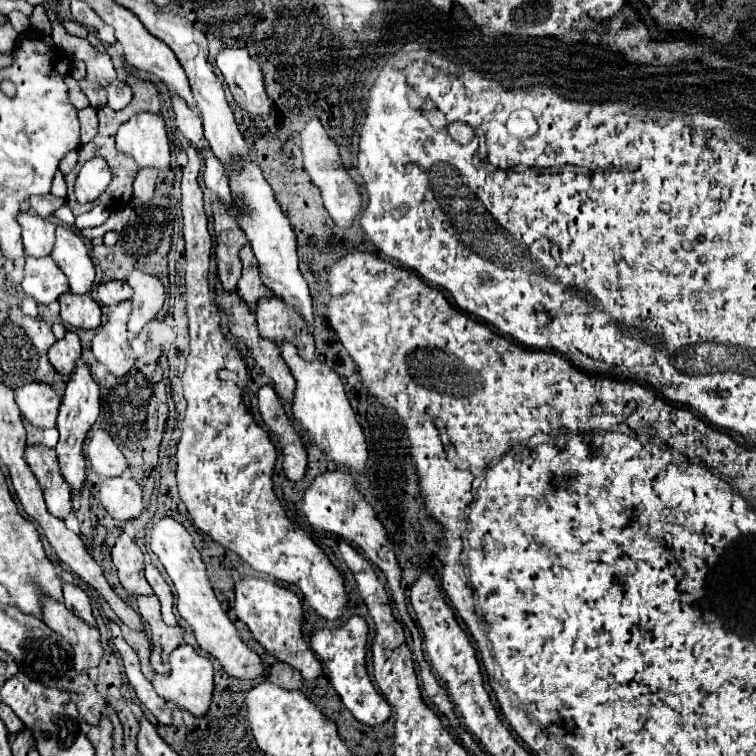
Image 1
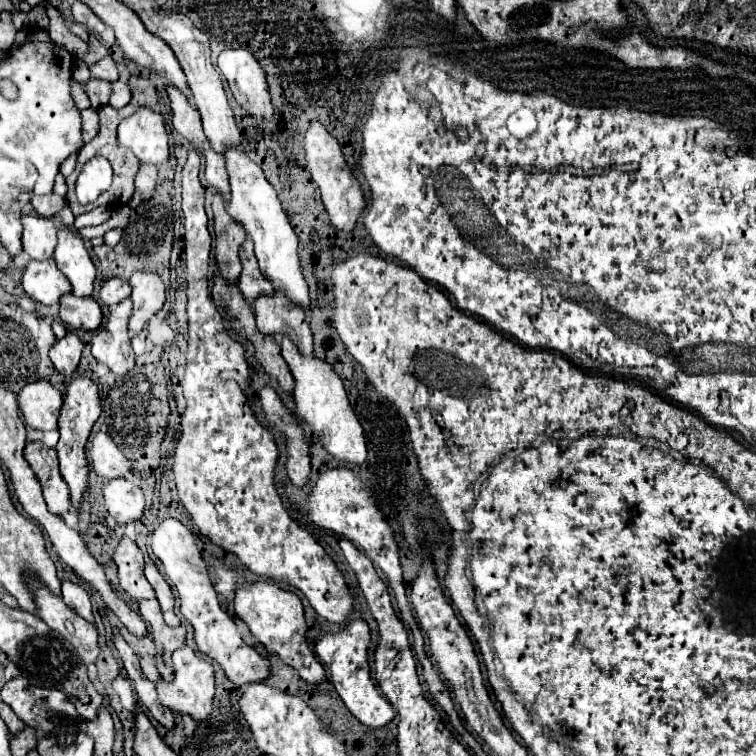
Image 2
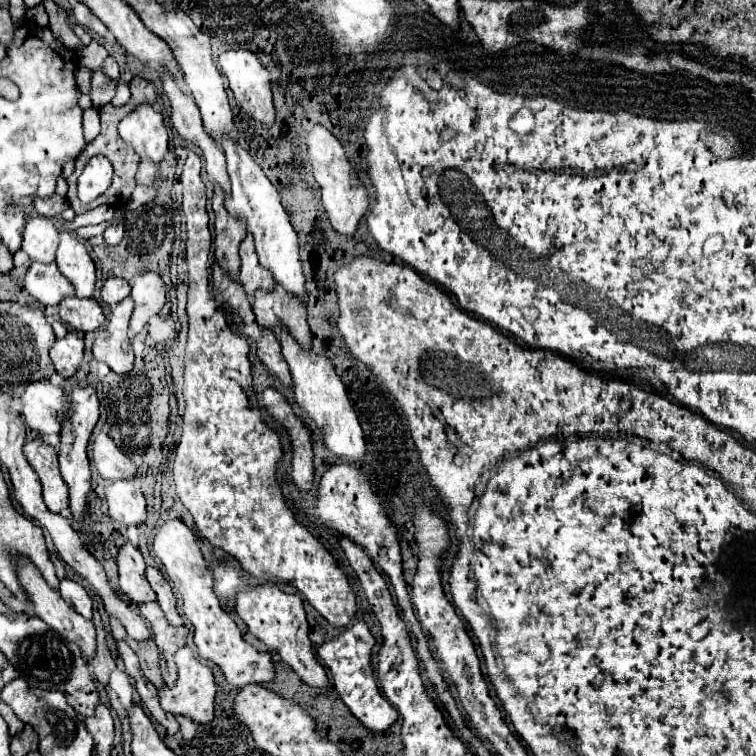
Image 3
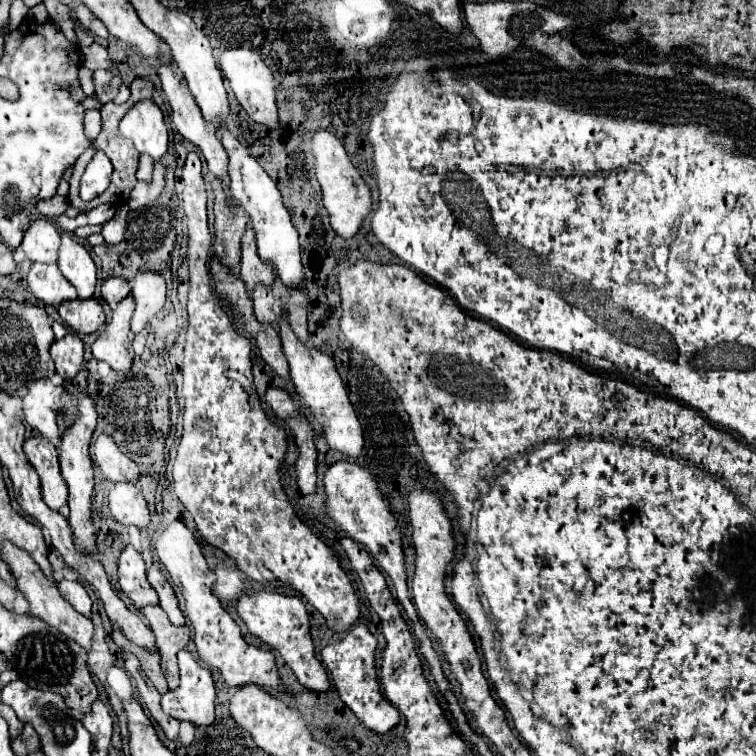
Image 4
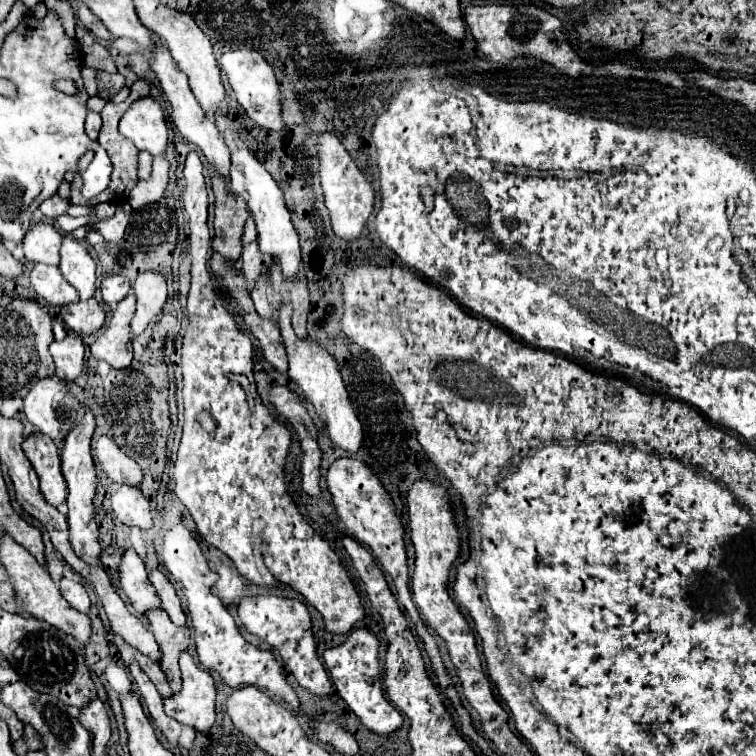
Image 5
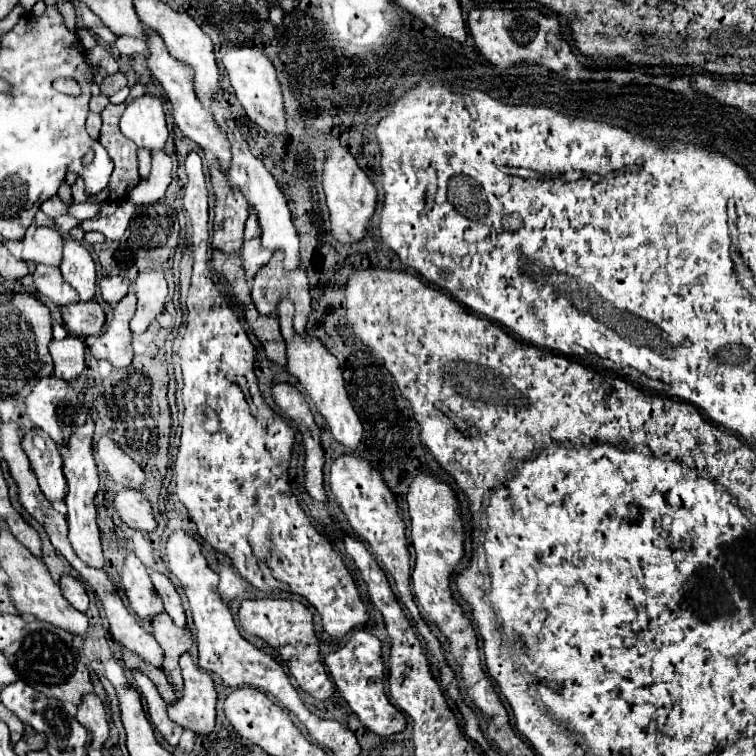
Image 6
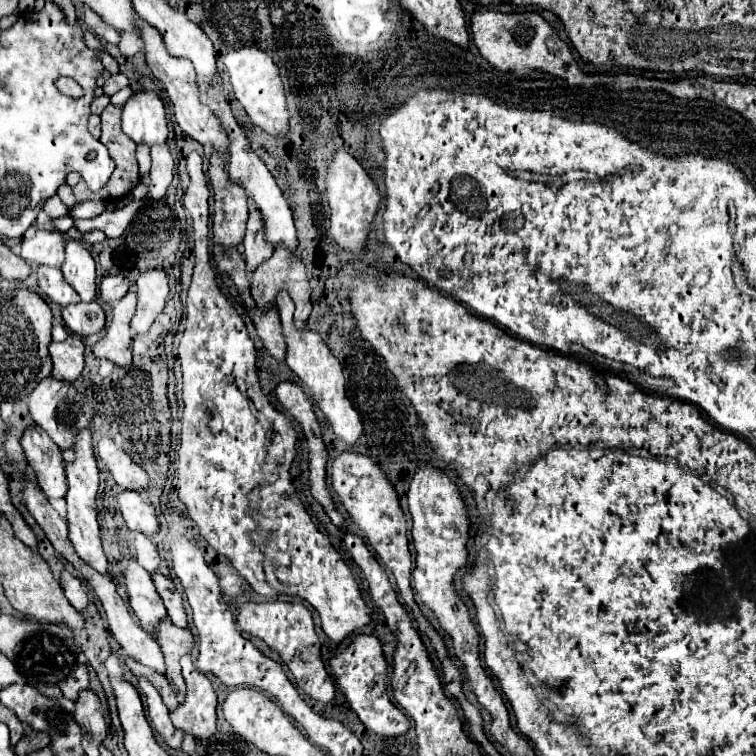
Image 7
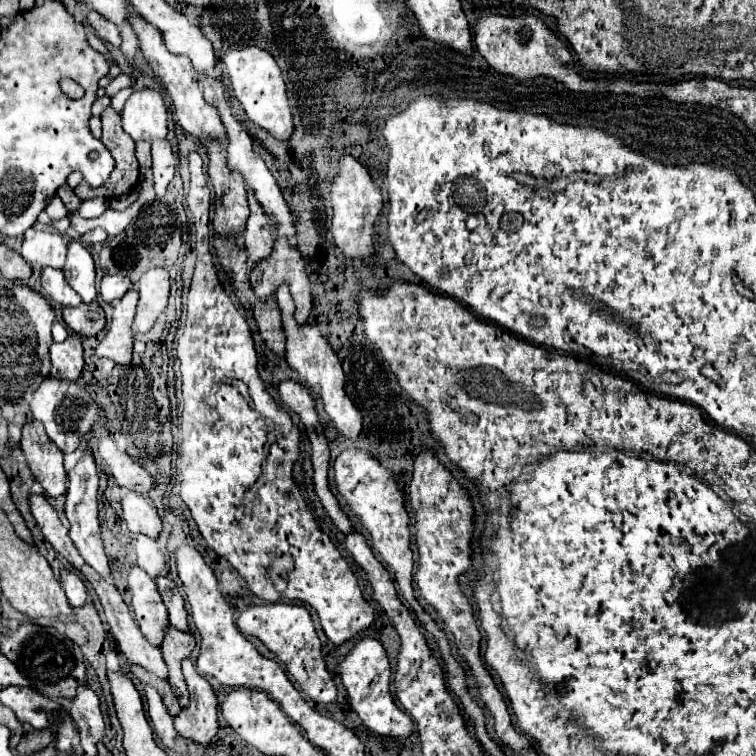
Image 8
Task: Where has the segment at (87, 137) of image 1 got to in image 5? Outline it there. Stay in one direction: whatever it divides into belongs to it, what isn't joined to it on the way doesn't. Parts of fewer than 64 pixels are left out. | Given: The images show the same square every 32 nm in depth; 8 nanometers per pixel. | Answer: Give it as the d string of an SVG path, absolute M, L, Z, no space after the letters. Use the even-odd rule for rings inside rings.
M88 112L88 118L86 118L86 134L88 134L92 140L98 138L100 126L102 126L100 114L96 114L96 112Z

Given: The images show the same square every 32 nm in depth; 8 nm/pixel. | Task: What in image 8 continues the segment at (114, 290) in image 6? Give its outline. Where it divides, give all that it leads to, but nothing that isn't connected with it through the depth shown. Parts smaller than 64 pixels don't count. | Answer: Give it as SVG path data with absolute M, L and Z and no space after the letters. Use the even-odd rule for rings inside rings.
M104 276L100 282L100 294L104 298L104 302L114 304L116 300L120 300L130 288L130 280L126 276Z

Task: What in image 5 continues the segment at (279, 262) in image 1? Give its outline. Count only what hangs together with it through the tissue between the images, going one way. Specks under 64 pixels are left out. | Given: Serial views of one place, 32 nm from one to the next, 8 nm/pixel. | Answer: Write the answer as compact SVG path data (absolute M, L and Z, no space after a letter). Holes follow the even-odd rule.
M234 128L224 130L226 144L232 152L232 166L230 166L230 190L246 200L248 210L252 212L252 218L258 228L258 242L260 250L276 258L282 266L284 276L294 276L300 272L300 246L298 246L298 234L292 226L290 212L284 204L282 190L278 188L276 180L266 172L266 168L258 162L258 158L248 150L248 146L242 142L240 134Z

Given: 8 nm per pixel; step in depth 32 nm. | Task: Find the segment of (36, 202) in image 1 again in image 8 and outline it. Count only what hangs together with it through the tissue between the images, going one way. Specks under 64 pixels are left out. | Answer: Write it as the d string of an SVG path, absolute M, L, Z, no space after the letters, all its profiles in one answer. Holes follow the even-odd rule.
M54 196L54 198L50 200L50 204L46 206L46 214L48 214L52 220L56 220L56 218L68 216L68 210L66 210L66 206L62 204L62 200L60 200L58 196Z

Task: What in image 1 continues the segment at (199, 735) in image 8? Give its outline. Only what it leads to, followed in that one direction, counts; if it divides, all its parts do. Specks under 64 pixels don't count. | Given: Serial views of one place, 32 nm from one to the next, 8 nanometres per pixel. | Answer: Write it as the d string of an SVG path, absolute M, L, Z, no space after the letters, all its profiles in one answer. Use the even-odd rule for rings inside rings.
M182 644L170 654L170 666L172 666L170 676L156 674L156 678L152 680L154 690L160 694L160 698L170 702L172 706L176 706L180 710L186 710L196 718L206 716L208 710L210 710L212 694L214 694L214 668L212 668L212 662L206 656L200 656L198 650L192 648L190 644Z

